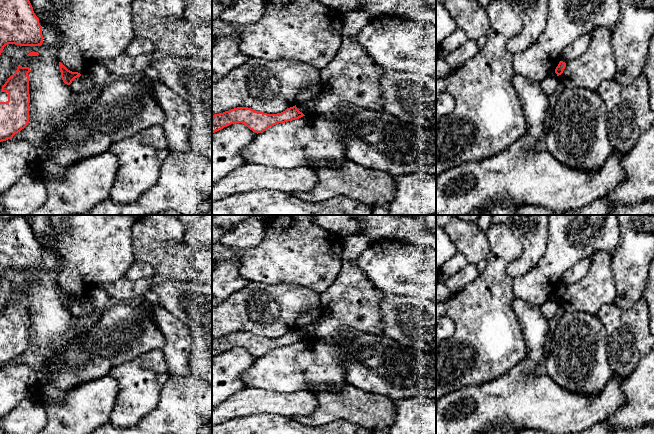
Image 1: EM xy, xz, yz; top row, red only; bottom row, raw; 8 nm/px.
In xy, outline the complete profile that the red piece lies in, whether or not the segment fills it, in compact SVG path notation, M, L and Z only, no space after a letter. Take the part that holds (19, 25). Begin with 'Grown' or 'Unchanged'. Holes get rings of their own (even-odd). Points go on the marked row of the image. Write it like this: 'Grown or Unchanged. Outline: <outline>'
Unchanged. Outline: M0 0L0 55L8 44L41 46L42 26L29 0Z

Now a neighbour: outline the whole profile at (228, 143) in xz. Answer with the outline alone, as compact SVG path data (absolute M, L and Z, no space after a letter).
M234 123L212 134L212 183L245 165L242 151L257 133L242 123Z

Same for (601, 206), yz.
M596 199L590 204L564 212L556 212L541 206L523 205L520 206L515 215L608 215L610 203L604 199Z

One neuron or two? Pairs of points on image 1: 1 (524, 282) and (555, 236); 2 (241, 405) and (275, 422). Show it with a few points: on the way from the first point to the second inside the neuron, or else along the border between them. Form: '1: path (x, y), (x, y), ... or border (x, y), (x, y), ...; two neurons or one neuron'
1: path (536, 273), (555, 254), (555, 248); one neuron
2: border (282, 414), (256, 413), (235, 418); two neurons

